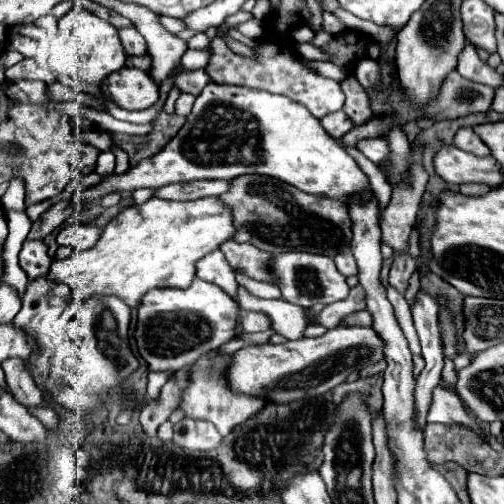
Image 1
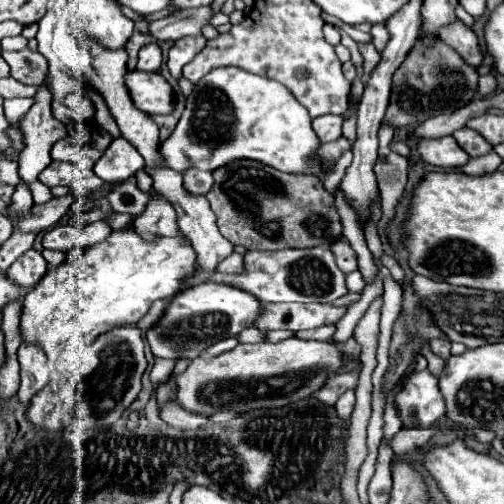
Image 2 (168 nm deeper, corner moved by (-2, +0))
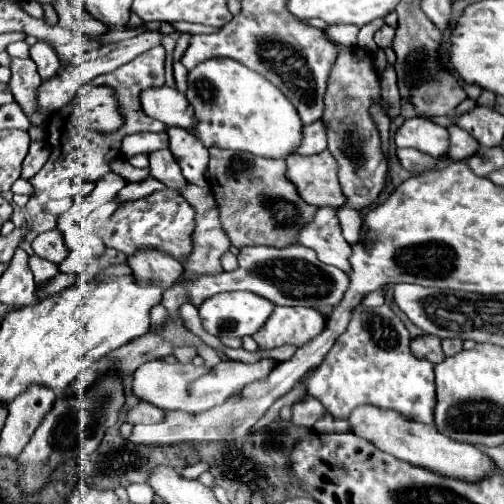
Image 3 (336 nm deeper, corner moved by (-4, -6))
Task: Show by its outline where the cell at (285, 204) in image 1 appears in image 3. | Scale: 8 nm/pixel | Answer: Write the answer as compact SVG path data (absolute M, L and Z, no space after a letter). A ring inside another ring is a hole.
M210 148L210 164L208 164L208 174L210 174L210 188L216 196L216 202L220 206L220 220L230 236L232 244L238 248L244 246L256 246L256 244L266 244L266 246L288 246L296 244L296 234L302 224L308 224L316 212L314 206L306 204L298 192L296 186L284 176L286 164L284 160L274 160L274 158L260 158L256 154L240 152L240 150L224 150L224 148Z

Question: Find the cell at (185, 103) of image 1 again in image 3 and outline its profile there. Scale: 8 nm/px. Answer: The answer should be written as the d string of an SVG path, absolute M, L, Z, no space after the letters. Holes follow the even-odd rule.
M174 62L174 80L176 80L176 88L180 92L186 92L186 74L188 74L188 70L182 66L182 62Z

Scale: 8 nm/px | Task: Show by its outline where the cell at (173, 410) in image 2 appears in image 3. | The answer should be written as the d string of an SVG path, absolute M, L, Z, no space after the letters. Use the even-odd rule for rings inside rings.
M138 402L136 406L126 408L126 420L128 424L156 424L164 420L164 412L148 402Z

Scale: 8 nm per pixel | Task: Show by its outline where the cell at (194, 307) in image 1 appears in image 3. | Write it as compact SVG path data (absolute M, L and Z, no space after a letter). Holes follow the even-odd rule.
M224 292L200 306L200 318L210 334L242 338L260 330L274 308L274 302L252 292Z

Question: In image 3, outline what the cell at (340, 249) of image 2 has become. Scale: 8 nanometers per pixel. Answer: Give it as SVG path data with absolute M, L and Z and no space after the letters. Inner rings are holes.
M318 208L316 218L300 230L300 242L306 248L312 248L320 262L332 264L344 272L350 272L350 244L344 240L336 210L334 208Z

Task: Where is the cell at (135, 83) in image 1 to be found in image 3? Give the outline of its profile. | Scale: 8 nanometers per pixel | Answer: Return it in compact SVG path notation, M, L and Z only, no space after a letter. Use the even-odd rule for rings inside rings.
M148 88L142 92L142 106L144 112L156 120L162 120L168 126L180 126L180 128L192 128L196 126L196 116L186 102L186 96L178 92L176 88Z

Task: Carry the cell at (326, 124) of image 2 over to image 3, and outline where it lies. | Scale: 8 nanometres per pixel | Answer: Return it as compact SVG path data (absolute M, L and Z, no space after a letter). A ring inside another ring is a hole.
M318 120L302 128L302 144L298 146L296 154L312 156L312 154L320 154L322 150L326 150L326 132L324 132L324 124Z

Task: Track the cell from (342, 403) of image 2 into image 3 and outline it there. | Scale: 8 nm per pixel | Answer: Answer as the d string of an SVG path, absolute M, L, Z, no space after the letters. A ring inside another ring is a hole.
M358 406L356 410L352 410L348 424L356 436L366 438L378 450L384 450L400 460L406 460L416 466L424 466L432 472L438 472L438 474L444 474L450 478L476 482L488 474L500 472L494 466L494 462L484 452L480 452L476 446L464 444L464 442L454 442L452 438L440 434L434 424L412 422L412 420L404 418L402 414L396 414L394 410L380 410L378 406Z

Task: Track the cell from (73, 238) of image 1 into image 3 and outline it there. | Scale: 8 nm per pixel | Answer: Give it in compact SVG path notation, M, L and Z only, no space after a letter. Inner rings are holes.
M48 230L44 234L38 234L32 240L32 250L36 256L50 260L54 264L60 264L64 260L64 256L68 254L68 248L64 246L62 234L58 230Z

